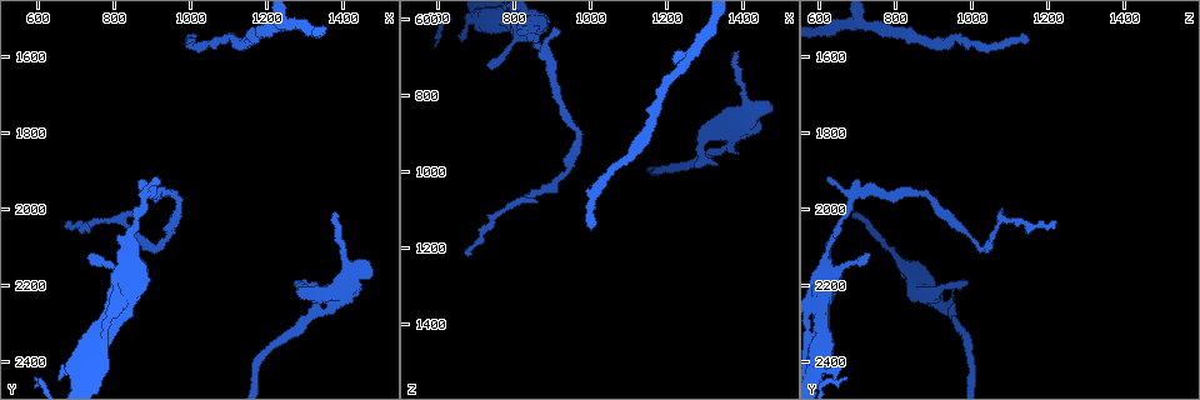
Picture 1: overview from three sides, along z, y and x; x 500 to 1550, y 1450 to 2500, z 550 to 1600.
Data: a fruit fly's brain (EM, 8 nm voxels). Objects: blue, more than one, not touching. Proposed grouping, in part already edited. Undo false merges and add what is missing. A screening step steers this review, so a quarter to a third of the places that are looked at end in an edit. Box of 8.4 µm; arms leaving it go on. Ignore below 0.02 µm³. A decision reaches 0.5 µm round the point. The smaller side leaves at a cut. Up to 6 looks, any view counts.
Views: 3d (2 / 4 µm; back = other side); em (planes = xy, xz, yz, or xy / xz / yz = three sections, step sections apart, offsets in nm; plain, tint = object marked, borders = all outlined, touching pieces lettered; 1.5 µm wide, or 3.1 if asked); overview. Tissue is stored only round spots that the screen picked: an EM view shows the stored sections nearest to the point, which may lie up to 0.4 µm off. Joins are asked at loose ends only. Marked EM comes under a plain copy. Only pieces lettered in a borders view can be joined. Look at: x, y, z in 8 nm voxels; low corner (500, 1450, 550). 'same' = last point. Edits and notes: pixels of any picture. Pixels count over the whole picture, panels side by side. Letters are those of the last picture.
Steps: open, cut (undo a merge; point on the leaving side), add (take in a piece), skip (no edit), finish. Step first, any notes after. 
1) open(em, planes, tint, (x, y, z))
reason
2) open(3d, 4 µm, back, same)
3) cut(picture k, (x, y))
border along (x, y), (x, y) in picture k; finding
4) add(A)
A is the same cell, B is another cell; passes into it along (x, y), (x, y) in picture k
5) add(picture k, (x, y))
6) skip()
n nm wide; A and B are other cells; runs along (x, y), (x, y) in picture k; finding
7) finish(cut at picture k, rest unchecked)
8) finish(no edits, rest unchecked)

open(3d, 4 µm, (1005, 1555, 1150))

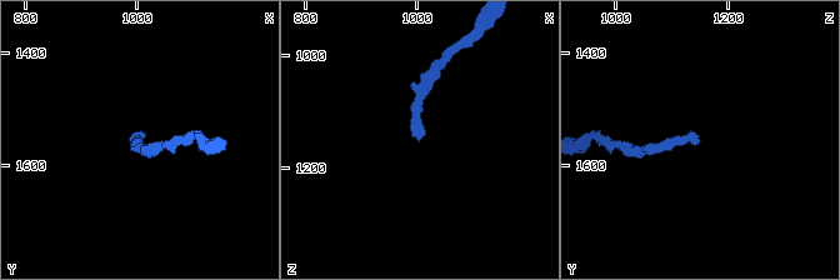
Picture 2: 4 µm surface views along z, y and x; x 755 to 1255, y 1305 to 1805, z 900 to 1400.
open(em, xz, step 8, borders, (1000, 1555, 1155))
shape alone is not enough

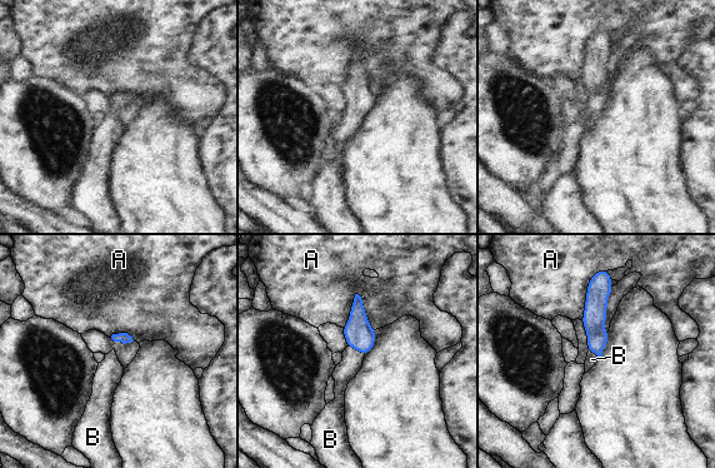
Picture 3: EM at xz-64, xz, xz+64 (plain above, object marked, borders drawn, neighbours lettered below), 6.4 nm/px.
add(B)
B is the same cell, A is another cell; passes into it along (359, 334), (356, 350), (351, 363) in picture 3; the cell continues

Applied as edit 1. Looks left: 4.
open(overview)
see it whole again

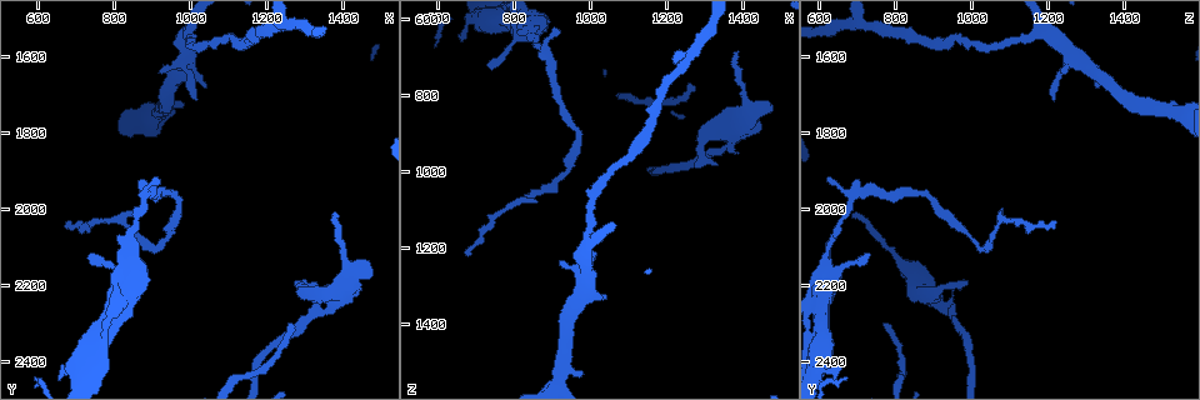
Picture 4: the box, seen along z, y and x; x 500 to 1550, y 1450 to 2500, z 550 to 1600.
open(3d, 4 µm, (915, 2095, 1015))
sharp bend

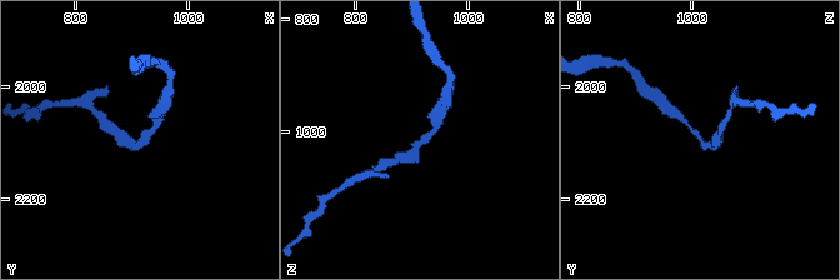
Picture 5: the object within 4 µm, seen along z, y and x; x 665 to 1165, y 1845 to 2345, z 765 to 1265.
open(em, xz, step 8, tint, (920, 2100, 1020))
now the EM

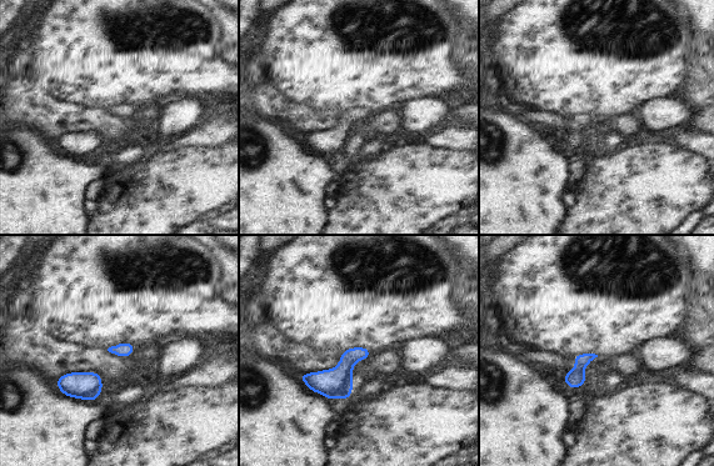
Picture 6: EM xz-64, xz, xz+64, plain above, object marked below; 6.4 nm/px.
open(em, yz, step 8, borders, same)
another direction

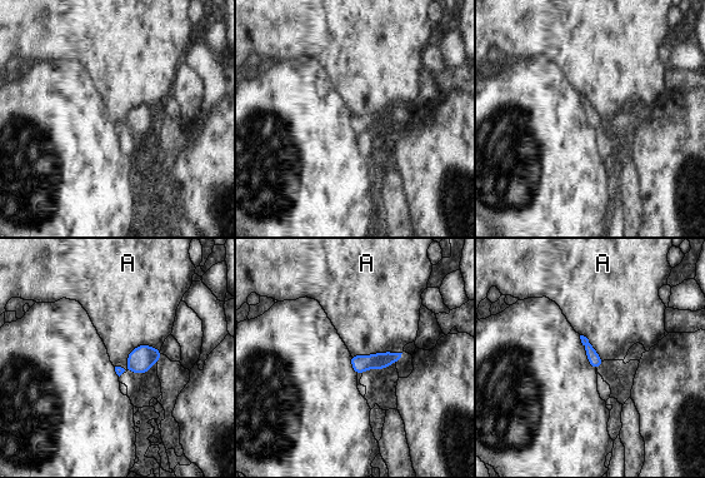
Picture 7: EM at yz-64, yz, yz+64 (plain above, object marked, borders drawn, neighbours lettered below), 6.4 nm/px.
skip()
20 nm wide; A is another cell; border along (160, 348), (139, 344), (115, 367) in picture 7; one cell here

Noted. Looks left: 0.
finish(add at picture 3, rest unchecked)

